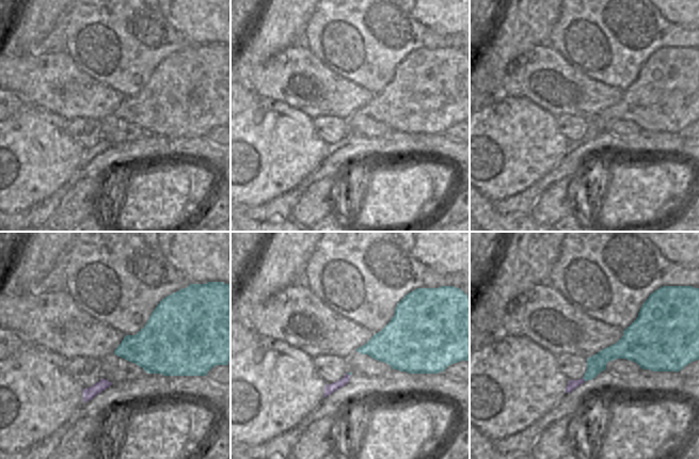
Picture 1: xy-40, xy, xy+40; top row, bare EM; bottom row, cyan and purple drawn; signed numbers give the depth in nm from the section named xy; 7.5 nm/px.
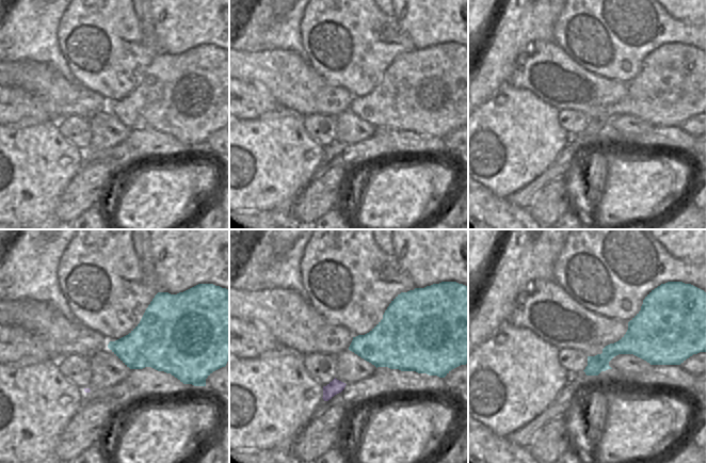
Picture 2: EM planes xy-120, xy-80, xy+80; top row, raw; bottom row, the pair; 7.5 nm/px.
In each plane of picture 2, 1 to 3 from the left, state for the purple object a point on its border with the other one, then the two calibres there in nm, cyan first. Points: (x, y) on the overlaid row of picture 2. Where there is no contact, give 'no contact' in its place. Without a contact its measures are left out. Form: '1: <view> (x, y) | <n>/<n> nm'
1: no contact
2: no contact
3: no contact

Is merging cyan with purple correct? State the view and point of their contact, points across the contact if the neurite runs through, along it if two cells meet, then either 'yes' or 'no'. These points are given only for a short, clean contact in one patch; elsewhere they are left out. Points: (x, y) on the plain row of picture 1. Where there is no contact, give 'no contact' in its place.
meets cyan in xy+40 at (584, 139); no

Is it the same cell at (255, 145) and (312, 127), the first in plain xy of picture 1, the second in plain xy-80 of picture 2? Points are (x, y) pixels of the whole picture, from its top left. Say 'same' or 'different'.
different

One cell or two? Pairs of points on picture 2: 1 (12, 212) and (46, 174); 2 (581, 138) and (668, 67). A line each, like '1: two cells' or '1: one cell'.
1: one cell
2: one cell

